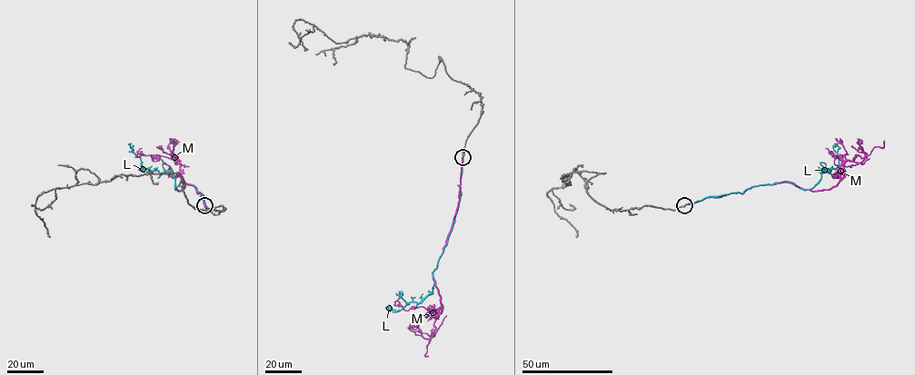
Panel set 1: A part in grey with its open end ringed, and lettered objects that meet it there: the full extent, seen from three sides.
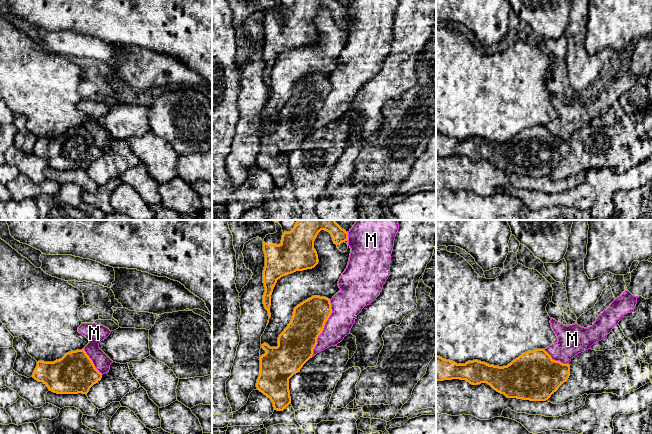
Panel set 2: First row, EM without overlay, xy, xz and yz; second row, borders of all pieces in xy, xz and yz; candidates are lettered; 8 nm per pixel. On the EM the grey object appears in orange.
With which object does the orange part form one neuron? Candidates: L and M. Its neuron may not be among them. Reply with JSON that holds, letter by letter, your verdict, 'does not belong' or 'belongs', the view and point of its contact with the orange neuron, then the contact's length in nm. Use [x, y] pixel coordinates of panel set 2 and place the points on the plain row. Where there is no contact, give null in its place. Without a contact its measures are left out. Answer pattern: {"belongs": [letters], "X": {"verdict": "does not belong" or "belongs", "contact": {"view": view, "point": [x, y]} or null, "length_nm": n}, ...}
{"belongs": [], "L": {"verdict": "does not belong", "contact": null}, "M": {"verdict": "does not belong", "contact": {"view": "xz", "point": [323, 103]}, "length_nm": 480}}

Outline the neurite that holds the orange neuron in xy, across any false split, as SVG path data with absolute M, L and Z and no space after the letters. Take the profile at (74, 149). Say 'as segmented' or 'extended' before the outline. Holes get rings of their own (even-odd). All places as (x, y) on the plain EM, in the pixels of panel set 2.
as segmented; M82 125L68 128L54 138L38 137L32 153L57 170L87 170L102 150Z

